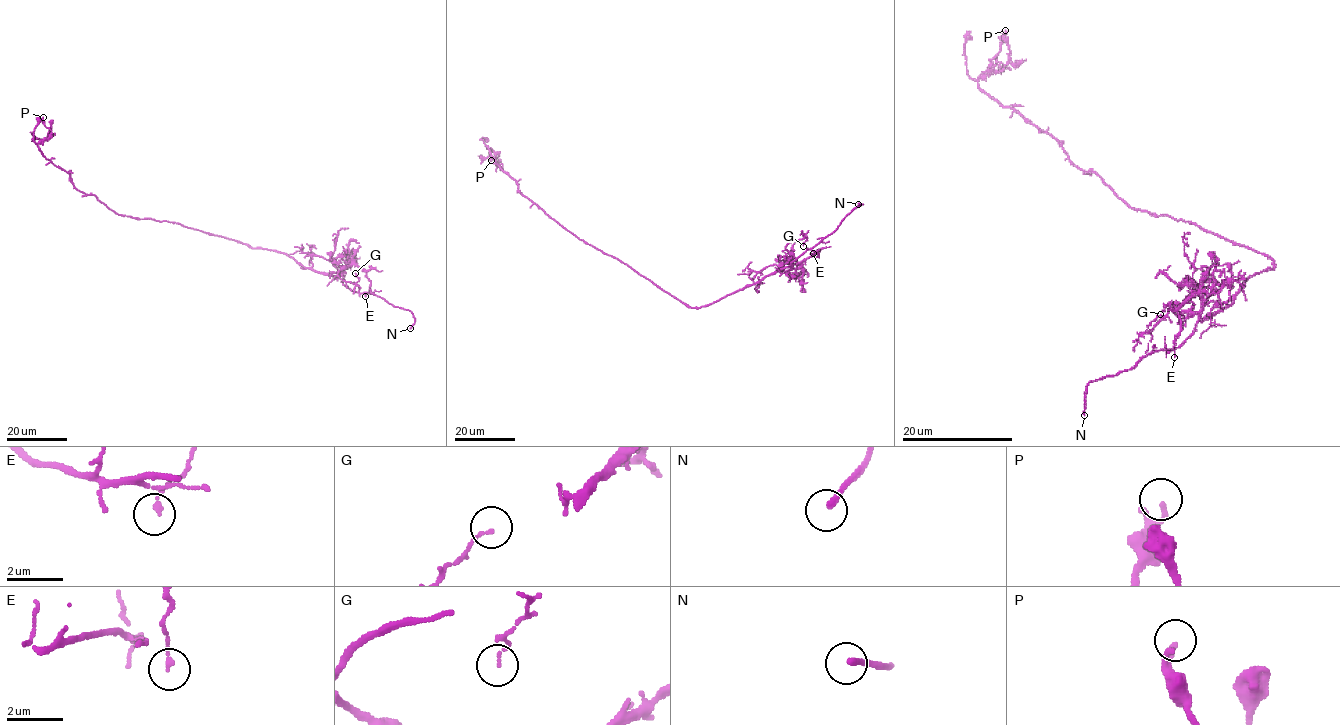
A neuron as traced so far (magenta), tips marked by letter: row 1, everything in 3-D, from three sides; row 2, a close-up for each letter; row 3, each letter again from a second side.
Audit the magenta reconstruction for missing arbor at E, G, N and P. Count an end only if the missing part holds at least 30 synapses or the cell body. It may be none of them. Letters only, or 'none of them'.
N

